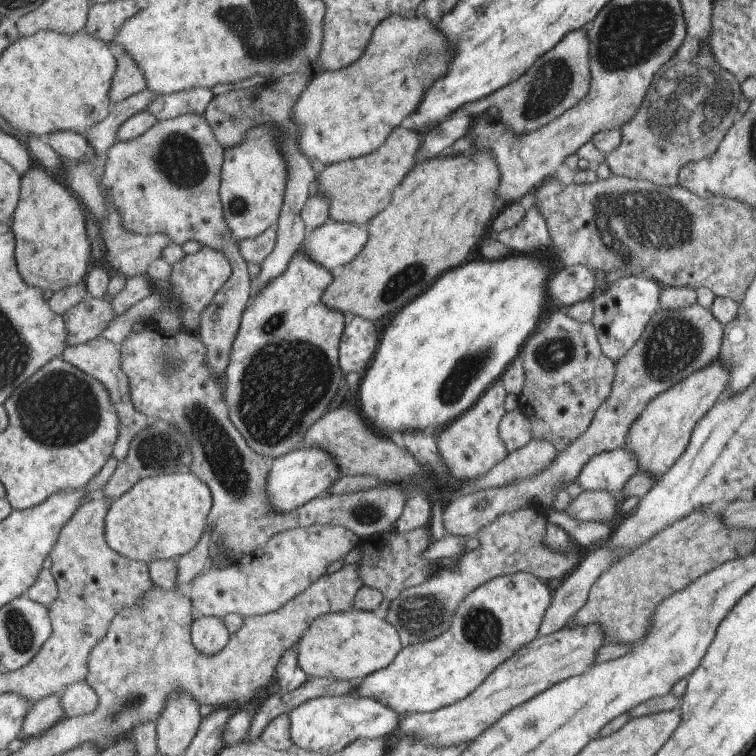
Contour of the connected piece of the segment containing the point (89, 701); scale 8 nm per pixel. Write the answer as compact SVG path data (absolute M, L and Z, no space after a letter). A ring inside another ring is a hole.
M87 680L69 686L63 692L61 700L63 700L61 704L63 704L63 708L65 708L69 718L93 714L99 708L99 704L101 704L101 698L99 698L97 690Z

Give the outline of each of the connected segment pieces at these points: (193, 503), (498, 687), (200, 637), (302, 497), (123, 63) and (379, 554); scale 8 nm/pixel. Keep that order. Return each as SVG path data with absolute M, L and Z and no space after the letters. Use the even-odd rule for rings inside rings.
M193 472L141 480L131 492L113 502L107 516L107 542L123 556L137 562L177 560L203 540L213 512L211 506L215 506L213 500L211 486Z
M585 626L585 628L561 628L559 632L553 632L549 636L539 636L525 648L521 648L515 656L511 656L509 662L501 664L487 682L481 684L471 696L465 700L441 708L437 712L427 714L407 714L401 720L401 728L397 730L397 740L419 740L427 746L435 748L457 748L457 746L469 746L479 736L483 736L491 726L495 726L507 712L535 700L545 690L553 688L555 684L583 674L595 660L595 654L605 644L605 638L599 630L599 626Z
M199 616L193 624L193 640L195 646L207 656L217 656L229 646L231 630L227 622L217 616Z
M301 448L297 452L289 452L287 456L275 458L271 466L271 476L267 482L267 496L277 514L291 514L311 500L325 496L333 484L341 478L341 468L333 454L321 448Z
M119 54L117 56L117 72L111 88L111 102L113 106L125 102L131 96L143 94L147 90L147 76L137 66L137 62L131 58L131 54Z
M431 524L407 534L399 534L397 530L391 530L381 536L371 536L371 538L359 540L357 548L363 552L363 556L355 566L359 568L359 574L365 586L381 590L385 598L393 602L409 588L417 588L435 576L435 572L439 570L439 564L427 558L427 552L433 542L435 540L431 536Z

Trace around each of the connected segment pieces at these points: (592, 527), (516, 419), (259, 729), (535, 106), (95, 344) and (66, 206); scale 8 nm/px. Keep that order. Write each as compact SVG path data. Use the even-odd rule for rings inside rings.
M553 508L545 510L545 522L563 528L577 546L585 546L585 548L589 546L595 548L597 544L607 542L611 538L611 528L607 522L575 522L567 514L557 512Z
M519 406L511 412L507 412L507 416L503 418L503 424L501 424L501 436L509 448L509 454L513 454L521 448L527 448L535 440L533 420L529 420L529 412L521 410Z
M311 678L303 688L295 692L285 692L281 688L273 688L269 698L259 706L259 712L253 722L253 730L249 740L257 742L265 728L277 720L279 716L289 716L293 710L303 706L309 700L317 698L335 698L335 696L353 696L359 692L361 682L349 682L349 680L329 680L329 678Z
M575 30L571 36L567 36L567 40L563 40L563 44L559 44L559 48L551 48L551 52L547 52L547 56L543 56L543 60L539 60L539 64L535 64L523 78L509 84L507 88L501 88L481 102L461 108L459 112L467 112L473 118L479 118L483 114L489 114L489 108L497 108L499 120L503 120L519 136L525 136L551 124L563 112L577 106L587 96L589 84L589 38L585 38L581 30Z
M97 338L85 346L77 346L77 348L67 348L67 352L63 354L63 360L77 366L79 370L91 374L93 378L97 378L101 384L107 386L109 394L111 394L111 400L115 402L115 408L119 412L119 420L121 420L121 432L119 432L119 442L115 446L115 460L117 462L123 462L129 452L131 452L131 442L135 440L135 436L145 430L149 424L151 424L151 418L143 412L139 412L139 408L135 406L133 402L133 394L131 394L131 382L129 382L129 376L125 374L125 368L123 368L123 352L117 344L109 342L107 338Z
M33 168L23 178L23 194L13 218L17 236L19 270L27 284L43 292L63 292L71 286L85 284L91 258L91 242L85 228L85 212L75 192L67 188L55 174Z

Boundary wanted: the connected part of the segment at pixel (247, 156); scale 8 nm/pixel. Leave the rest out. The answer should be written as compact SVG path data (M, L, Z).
M259 128L253 130L239 148L227 150L225 156L227 160L223 166L221 198L223 198L225 220L239 248L241 242L263 236L269 228L277 226L281 220L283 204L287 198L289 166L277 146L277 138L279 134L273 128Z

